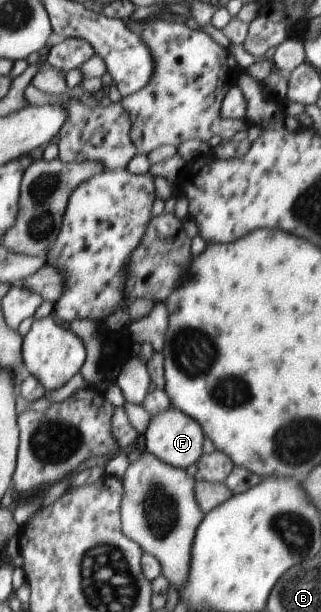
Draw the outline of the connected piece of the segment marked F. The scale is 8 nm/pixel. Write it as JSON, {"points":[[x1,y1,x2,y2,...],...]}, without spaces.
{"points":[[174,406,165,413,152,417,144,435,147,450,160,460,176,468,189,468,193,464,198,464,201,458,204,457,203,444,205,444,206,437,204,428,196,419,191,418,191,416]]}

